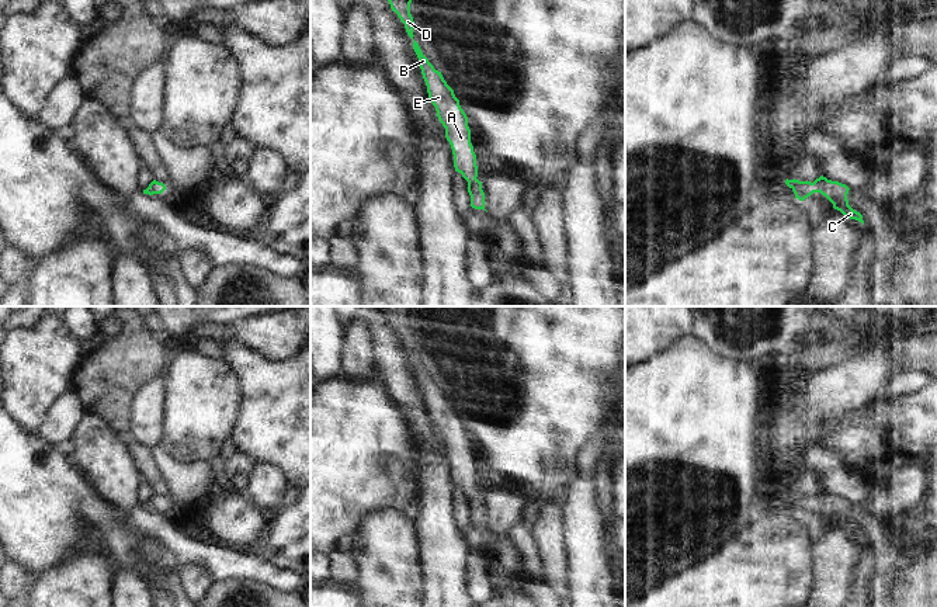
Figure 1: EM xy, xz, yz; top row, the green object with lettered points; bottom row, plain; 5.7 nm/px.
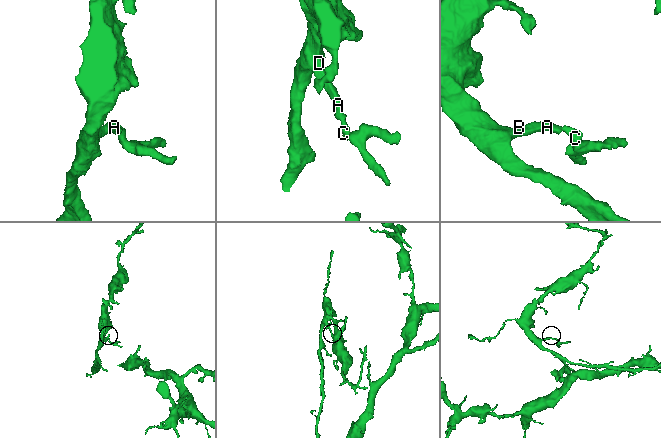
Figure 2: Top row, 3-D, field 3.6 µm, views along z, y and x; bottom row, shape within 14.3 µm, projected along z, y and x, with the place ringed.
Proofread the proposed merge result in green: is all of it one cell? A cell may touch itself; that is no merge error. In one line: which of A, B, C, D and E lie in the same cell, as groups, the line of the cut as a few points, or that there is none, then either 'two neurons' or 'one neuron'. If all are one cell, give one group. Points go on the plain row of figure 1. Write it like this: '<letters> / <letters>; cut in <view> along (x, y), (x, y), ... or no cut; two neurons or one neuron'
A B C D E; no cut; one neuron

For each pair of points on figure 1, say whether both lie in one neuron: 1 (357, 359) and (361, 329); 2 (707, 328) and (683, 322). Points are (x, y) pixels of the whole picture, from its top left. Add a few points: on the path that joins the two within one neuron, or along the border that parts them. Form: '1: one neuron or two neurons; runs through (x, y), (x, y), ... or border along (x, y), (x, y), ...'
1: one neuron; runs through (358, 351), (360, 336)
2: two neurons; border along (693, 321), (694, 335)

